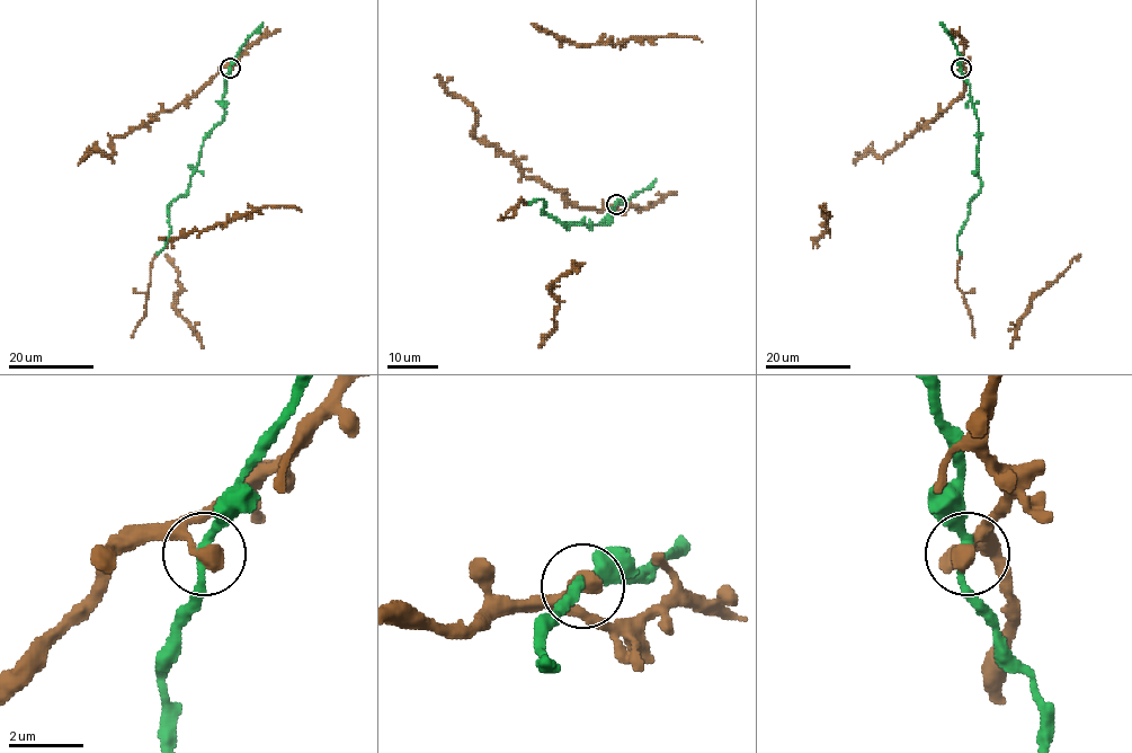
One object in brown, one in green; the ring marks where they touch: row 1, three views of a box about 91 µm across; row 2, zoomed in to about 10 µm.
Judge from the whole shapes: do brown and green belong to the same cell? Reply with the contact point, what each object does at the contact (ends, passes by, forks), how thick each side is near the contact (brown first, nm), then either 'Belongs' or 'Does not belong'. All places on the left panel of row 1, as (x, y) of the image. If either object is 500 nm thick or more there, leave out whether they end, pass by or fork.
Place: (230, 68). At the ring brown ends. At the ring green passes by. Thickness 420 nm (brown) against 240 nm. Belongs

